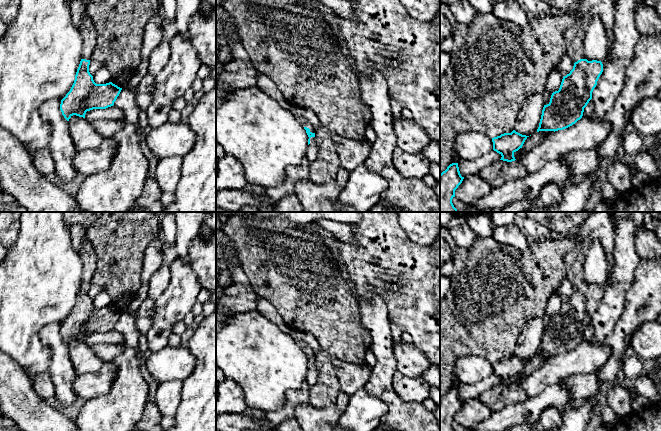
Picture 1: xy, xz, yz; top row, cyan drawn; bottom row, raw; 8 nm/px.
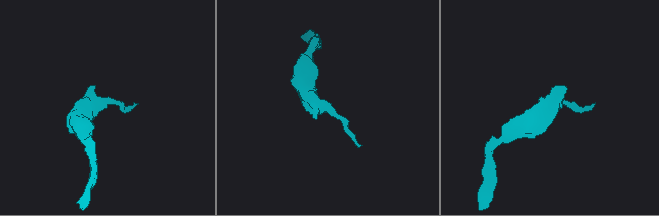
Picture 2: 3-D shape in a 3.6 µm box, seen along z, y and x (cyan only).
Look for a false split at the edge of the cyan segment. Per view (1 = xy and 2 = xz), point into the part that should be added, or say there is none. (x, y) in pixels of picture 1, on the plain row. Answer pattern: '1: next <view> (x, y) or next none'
1: next xy (81, 244)
2: next xz (311, 377)

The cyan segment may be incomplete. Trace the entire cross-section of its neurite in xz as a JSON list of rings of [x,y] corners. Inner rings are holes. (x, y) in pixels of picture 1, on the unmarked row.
[[[299,340],[296,341],[296,344],[304,351],[306,354],[306,357],[309,361],[308,363],[308,374],[306,377],[305,382],[307,382],[310,386],[313,386],[316,382],[317,378],[317,370],[316,370],[316,364],[315,364],[315,354],[313,349],[306,343],[305,341]]]

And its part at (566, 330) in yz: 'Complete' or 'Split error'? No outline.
Split error

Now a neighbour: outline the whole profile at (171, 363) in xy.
[[[166,346],[160,351],[152,352],[147,358],[146,366],[158,384],[172,380],[183,382],[194,371],[196,359],[186,347]]]

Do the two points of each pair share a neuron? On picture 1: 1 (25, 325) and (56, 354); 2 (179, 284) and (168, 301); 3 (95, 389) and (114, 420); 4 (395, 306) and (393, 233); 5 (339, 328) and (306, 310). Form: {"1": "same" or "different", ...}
{"1": "different", "2": "same", "3": "different", "4": "same", "5": "same"}

